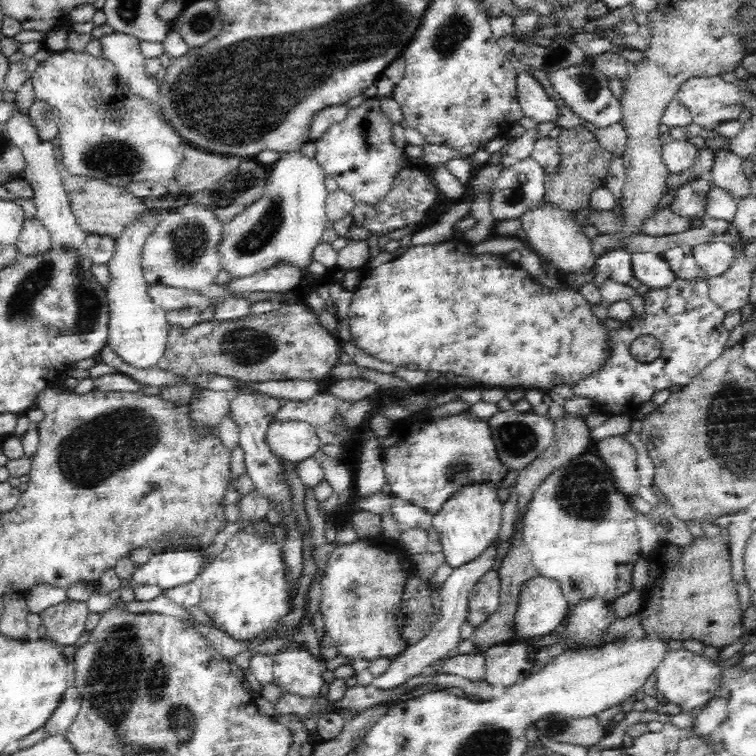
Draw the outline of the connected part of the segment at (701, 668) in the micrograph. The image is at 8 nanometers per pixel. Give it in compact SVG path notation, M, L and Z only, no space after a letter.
M685 648L666 652L655 674L658 693L662 694L668 703L680 705L684 711L703 707L713 700L723 683L723 670L717 661L708 660L703 654L698 656Z

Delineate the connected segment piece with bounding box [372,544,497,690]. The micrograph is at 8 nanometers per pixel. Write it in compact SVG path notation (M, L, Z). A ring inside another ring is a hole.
M492 544L467 565L452 571L450 576L441 584L439 590L439 594L442 596L441 612L437 615L437 621L433 624L430 632L416 644L408 645L406 650L392 661L388 670L382 676L375 678L372 682L374 687L380 690L398 688L408 679L420 675L424 668L434 666L434 662L440 660L440 658L458 655L457 644L461 640L460 626L467 620L468 595L472 587L484 576L484 573L491 570L495 562L496 549L497 547Z

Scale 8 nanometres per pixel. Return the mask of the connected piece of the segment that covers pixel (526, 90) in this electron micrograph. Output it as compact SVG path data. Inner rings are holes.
M515 72L517 98L526 118L542 122L556 122L558 106L544 91L542 84L532 74Z

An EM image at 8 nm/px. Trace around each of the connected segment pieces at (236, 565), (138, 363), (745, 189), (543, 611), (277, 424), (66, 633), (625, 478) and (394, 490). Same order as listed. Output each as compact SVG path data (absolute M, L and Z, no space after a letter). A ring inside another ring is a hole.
M236 532L225 544L224 550L201 570L198 580L201 583L201 599L198 604L200 610L206 616L210 616L213 626L222 632L226 632L236 640L248 640L248 638L262 636L282 616L286 616L290 612L290 608L292 608L292 606L286 604L288 578L286 578L284 551L280 554L280 544L278 542L264 542L256 534Z
M151 211L148 217L145 217L138 223L131 224L127 230L116 239L116 250L113 258L107 263L109 268L109 285L107 286L107 299L109 308L108 336L107 345L112 348L113 354L120 358L122 362L128 363L136 368L152 368L156 367L161 356L165 351L167 336L171 326L166 319L167 312L151 299L150 293L147 291L149 287L143 275L141 267L141 257L146 240L150 234L161 224L164 211Z
M729 145L714 150L714 164L711 168L711 185L716 185L738 200L751 196L751 178L742 171L743 159L736 156Z
M533 576L520 587L519 603L515 614L517 640L530 641L536 636L546 636L566 619L569 602L564 598L560 583L545 576Z
M285 419L272 421L265 433L265 444L277 459L296 464L311 458L323 442L313 424Z
M66 600L46 608L40 614L48 637L64 646L74 645L82 632L90 628L86 602Z
M622 435L609 436L597 442L597 456L611 472L615 487L629 497L638 495L640 474L634 447Z
M466 414L448 416L438 422L432 422L432 420L426 420L424 416L420 416L420 418L408 418L406 422L394 424L392 436L384 442L383 468L391 494L400 500L410 501L414 506L423 508L432 516L462 488L484 484L491 484L491 486L499 488L509 472L498 459L488 422L468 418Z

